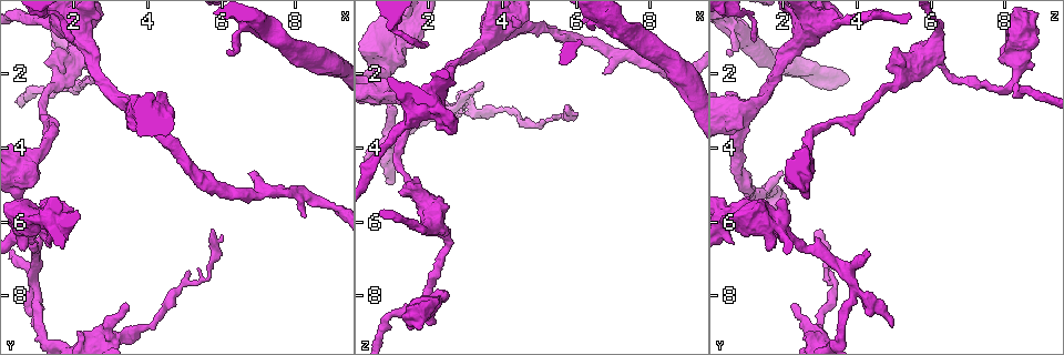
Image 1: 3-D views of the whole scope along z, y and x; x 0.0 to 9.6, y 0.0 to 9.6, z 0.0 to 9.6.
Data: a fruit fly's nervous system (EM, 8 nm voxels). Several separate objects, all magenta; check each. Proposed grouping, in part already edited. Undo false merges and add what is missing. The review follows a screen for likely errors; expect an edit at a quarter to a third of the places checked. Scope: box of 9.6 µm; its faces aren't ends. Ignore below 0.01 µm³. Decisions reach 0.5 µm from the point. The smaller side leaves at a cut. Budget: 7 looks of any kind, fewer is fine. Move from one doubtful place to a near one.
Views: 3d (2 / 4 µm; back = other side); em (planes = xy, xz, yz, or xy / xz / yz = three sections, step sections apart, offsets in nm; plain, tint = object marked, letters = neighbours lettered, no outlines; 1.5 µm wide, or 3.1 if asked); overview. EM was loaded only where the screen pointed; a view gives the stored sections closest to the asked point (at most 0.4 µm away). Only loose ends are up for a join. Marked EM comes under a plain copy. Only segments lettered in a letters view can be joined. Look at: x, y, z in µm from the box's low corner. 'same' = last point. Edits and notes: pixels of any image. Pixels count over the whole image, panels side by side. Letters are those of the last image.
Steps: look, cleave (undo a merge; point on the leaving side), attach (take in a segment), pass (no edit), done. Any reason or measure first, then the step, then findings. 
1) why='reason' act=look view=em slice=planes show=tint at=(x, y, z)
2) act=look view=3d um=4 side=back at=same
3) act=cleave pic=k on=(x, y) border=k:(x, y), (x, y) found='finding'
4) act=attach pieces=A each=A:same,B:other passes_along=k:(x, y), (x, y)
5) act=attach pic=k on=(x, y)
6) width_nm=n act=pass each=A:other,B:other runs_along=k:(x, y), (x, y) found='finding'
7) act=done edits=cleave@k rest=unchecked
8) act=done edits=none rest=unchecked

why='thick turns thin' act=look view=em slice=planes show=letters at=(6.40, 1.10, 0.60)

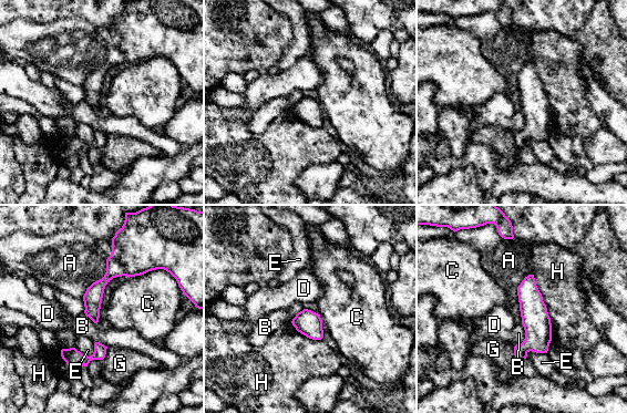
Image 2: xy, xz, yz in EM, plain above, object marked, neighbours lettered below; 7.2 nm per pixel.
longest_contact=H:500nm act=pass each=A:other,B:other,C:other,D:other,E:other,G:other,H:other found='all the same neuron'

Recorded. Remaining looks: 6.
why='thick turns thin' act=look view=em slice=xy step=4 show=tint at=(2.85, 2.30, 1.70)

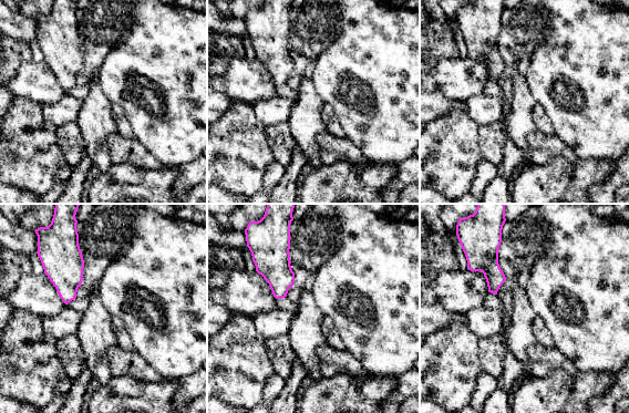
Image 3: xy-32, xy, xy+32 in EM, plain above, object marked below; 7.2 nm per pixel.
why='another direction' act=look view=em slice=planes show=letters at=same

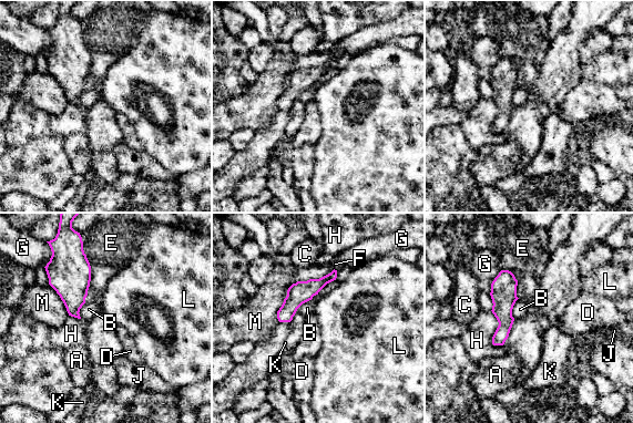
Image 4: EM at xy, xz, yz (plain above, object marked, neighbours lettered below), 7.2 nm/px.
act=pass each=A:other,B:other,C:other,D:other,E:other,F:other,G:other,H:other,J:other,K:other,L:other,M:other found='continuous, no second neuron'

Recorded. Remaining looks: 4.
why='branch stops here' act=look view=3d um=2 at=(0.90, 8.90, 4.90)

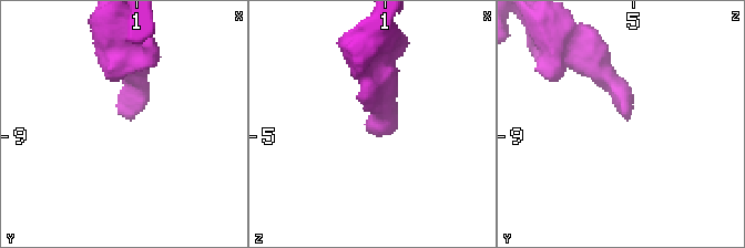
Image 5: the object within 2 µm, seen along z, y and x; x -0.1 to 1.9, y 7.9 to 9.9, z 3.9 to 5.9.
act=look view=em slice=xz step=8 show=tint at=(0.94, 8.86, 4.98)

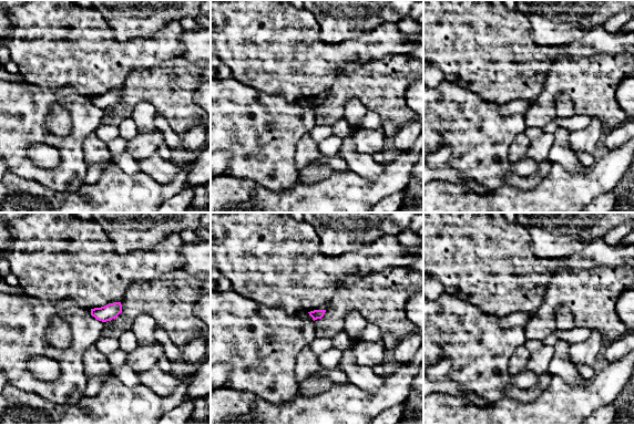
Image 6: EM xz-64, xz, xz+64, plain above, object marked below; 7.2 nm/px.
why='another direction' act=look view=em slice=planes show=letters at=same

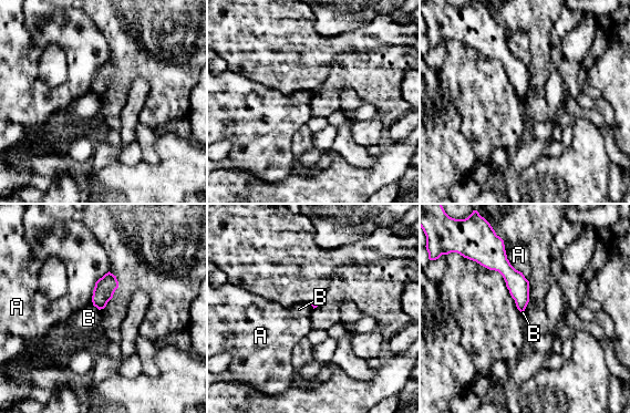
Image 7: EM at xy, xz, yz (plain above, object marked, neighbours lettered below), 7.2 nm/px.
act=pass each=A:other,B:other found='none of them fits'

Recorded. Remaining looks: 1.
act=done edits=none rest=unchecked

